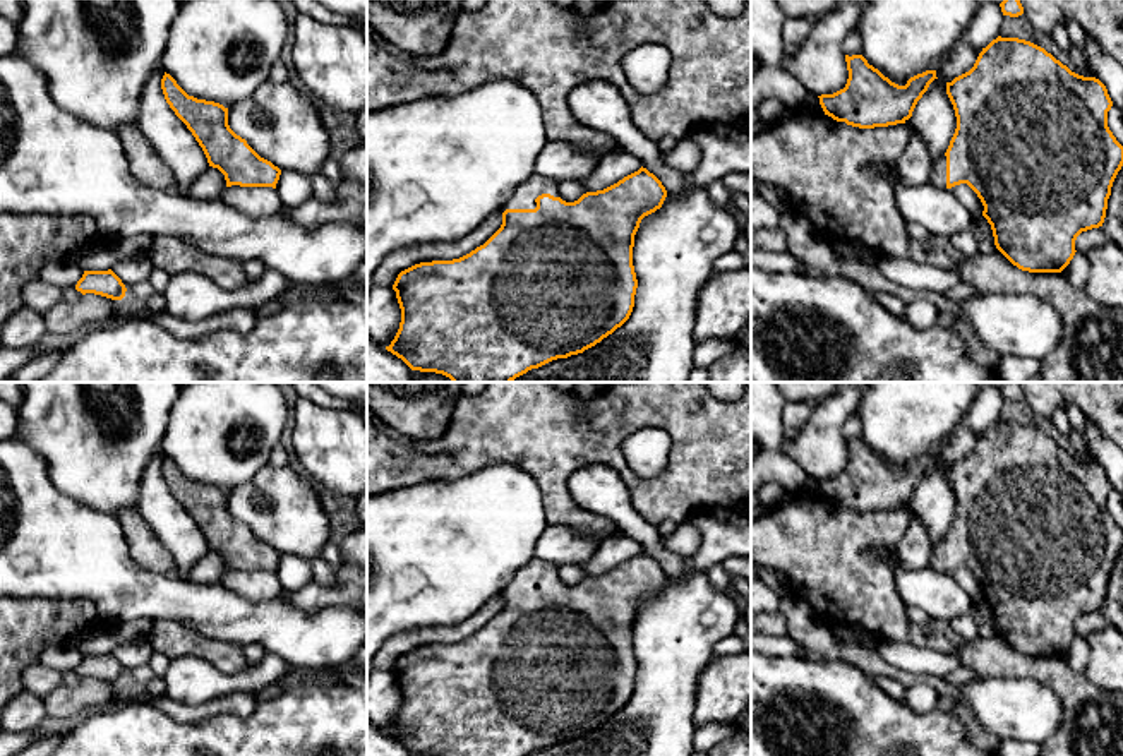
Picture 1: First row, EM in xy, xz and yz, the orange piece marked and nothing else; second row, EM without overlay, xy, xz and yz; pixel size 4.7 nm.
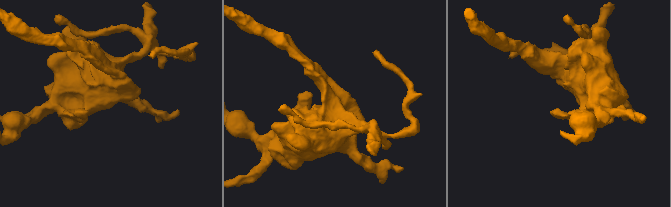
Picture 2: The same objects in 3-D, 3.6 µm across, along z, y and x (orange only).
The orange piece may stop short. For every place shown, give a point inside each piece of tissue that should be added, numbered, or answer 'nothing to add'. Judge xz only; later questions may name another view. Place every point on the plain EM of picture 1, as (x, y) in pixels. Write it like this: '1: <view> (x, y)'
1: xz (525, 578)

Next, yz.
1: yz (938, 556)

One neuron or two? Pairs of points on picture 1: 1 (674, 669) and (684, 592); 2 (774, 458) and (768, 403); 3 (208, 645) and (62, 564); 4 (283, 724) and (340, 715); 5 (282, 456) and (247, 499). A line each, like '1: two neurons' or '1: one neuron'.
1: one neuron
2: one neuron
3: two neurons
4: one neuron
5: two neurons

